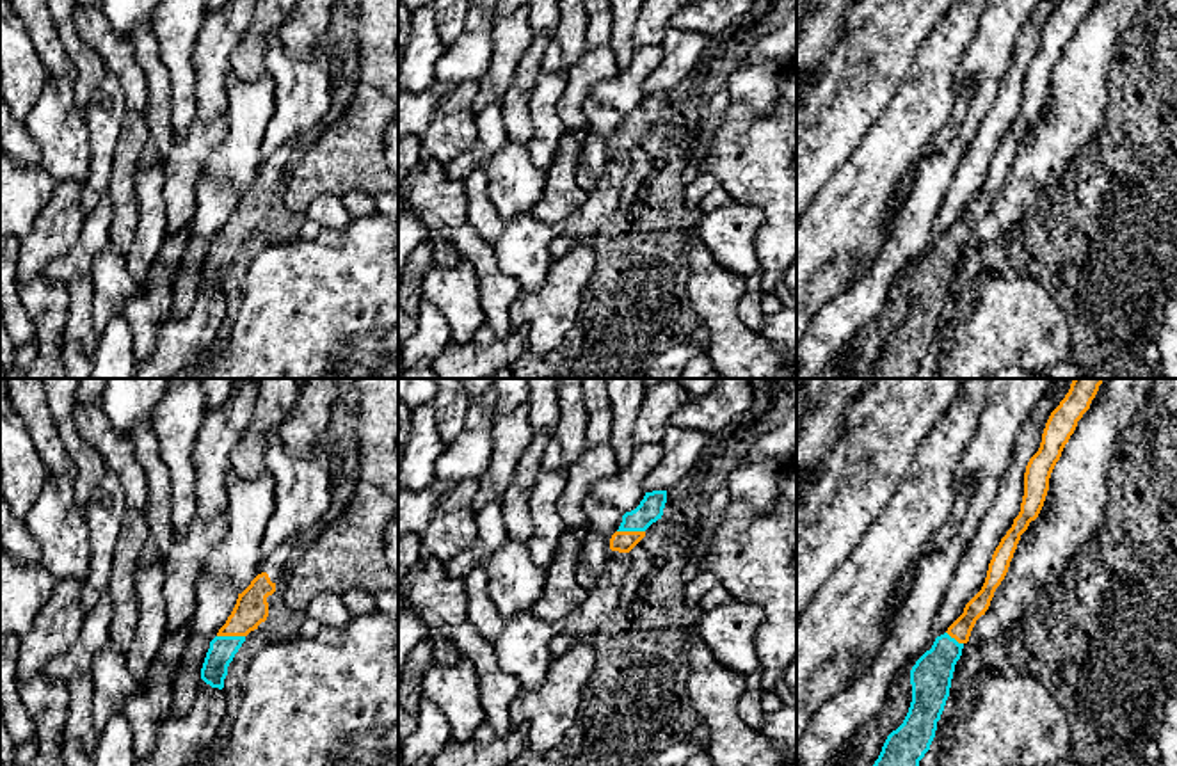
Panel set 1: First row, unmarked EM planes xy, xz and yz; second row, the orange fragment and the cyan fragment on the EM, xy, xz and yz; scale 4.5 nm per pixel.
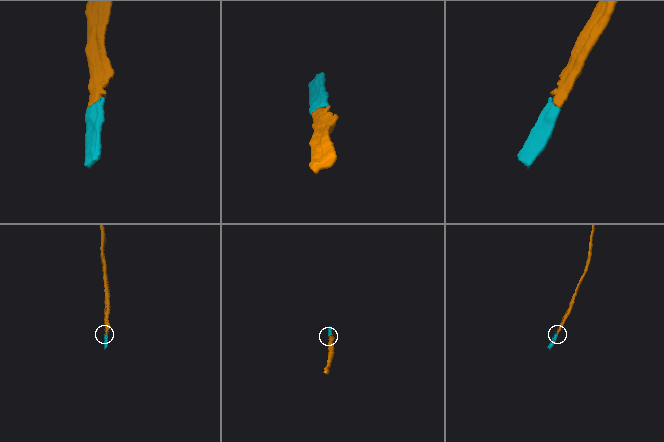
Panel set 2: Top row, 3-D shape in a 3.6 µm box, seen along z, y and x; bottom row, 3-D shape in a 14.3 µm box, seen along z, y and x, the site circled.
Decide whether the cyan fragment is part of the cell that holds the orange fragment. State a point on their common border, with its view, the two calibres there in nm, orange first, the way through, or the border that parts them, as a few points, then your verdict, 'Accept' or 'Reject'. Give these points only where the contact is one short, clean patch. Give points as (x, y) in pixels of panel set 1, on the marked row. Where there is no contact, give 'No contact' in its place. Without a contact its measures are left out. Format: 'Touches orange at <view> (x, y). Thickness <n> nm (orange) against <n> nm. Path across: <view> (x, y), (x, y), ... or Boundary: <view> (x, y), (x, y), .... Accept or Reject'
Touches orange at xy (232, 635). Thickness 150 nm (orange) against 120 nm. Path across: xy (251, 608), (232, 635), (223, 649). Accept

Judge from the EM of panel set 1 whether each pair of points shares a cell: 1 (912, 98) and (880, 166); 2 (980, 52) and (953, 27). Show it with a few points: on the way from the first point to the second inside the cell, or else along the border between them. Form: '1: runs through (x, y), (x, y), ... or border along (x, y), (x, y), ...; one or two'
1: runs through (912, 114), (889, 150); one
2: border along (980, 18), (953, 82); two

